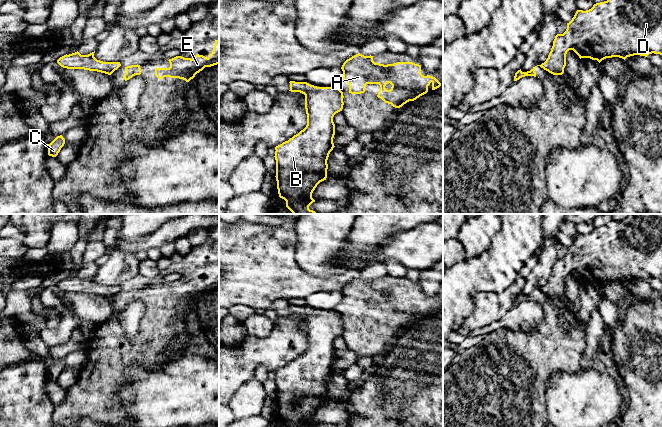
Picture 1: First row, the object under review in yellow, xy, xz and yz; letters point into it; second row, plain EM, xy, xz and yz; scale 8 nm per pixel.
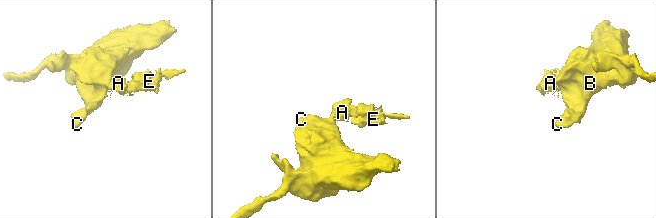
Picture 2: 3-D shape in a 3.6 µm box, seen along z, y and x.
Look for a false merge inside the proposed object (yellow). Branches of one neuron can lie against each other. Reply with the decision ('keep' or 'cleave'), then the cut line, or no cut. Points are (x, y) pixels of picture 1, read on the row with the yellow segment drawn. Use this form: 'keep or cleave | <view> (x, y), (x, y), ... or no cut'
cleave | xz (335, 86), (339, 89)

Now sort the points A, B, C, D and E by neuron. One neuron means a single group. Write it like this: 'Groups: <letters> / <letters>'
Groups: A E / B C D

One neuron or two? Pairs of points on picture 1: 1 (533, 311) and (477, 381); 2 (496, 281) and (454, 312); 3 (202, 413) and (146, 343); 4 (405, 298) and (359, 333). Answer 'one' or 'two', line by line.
1: two
2: one
3: two
4: one

